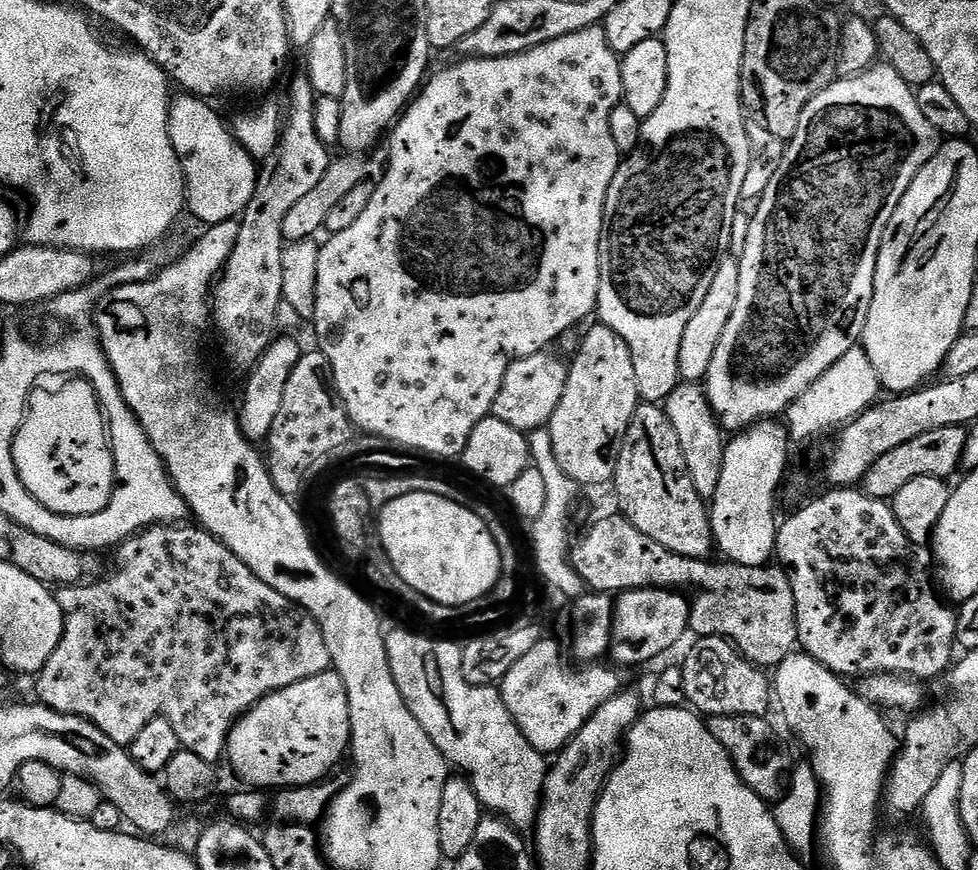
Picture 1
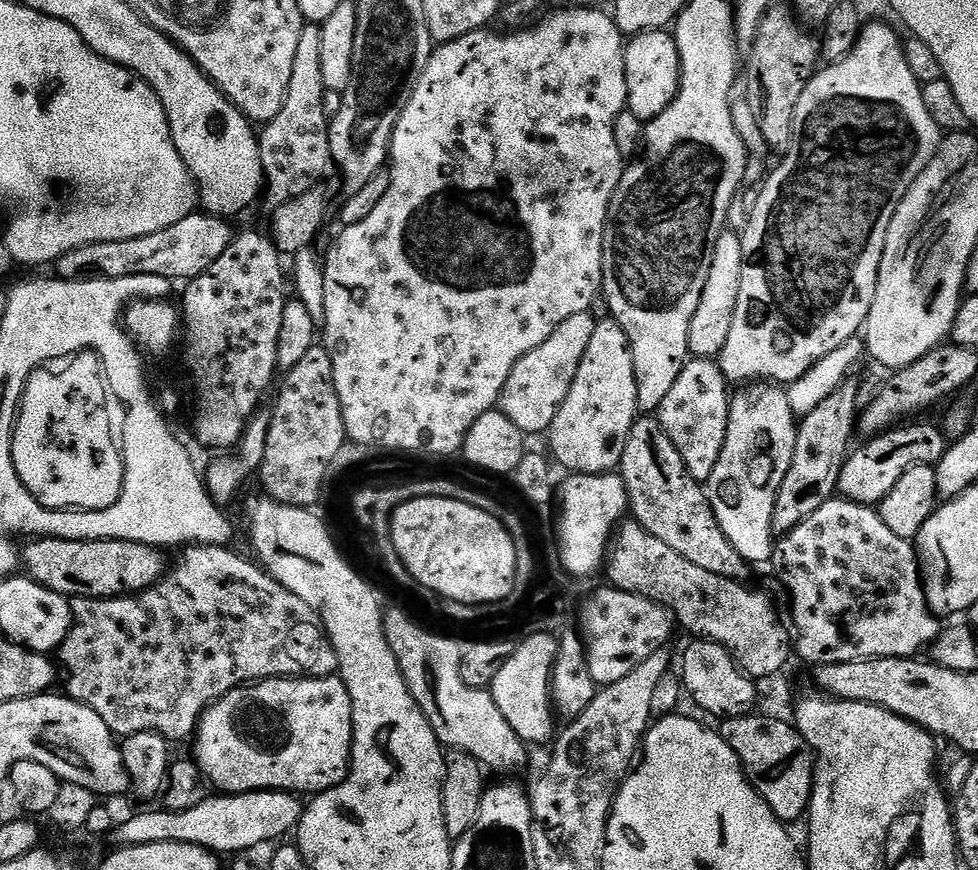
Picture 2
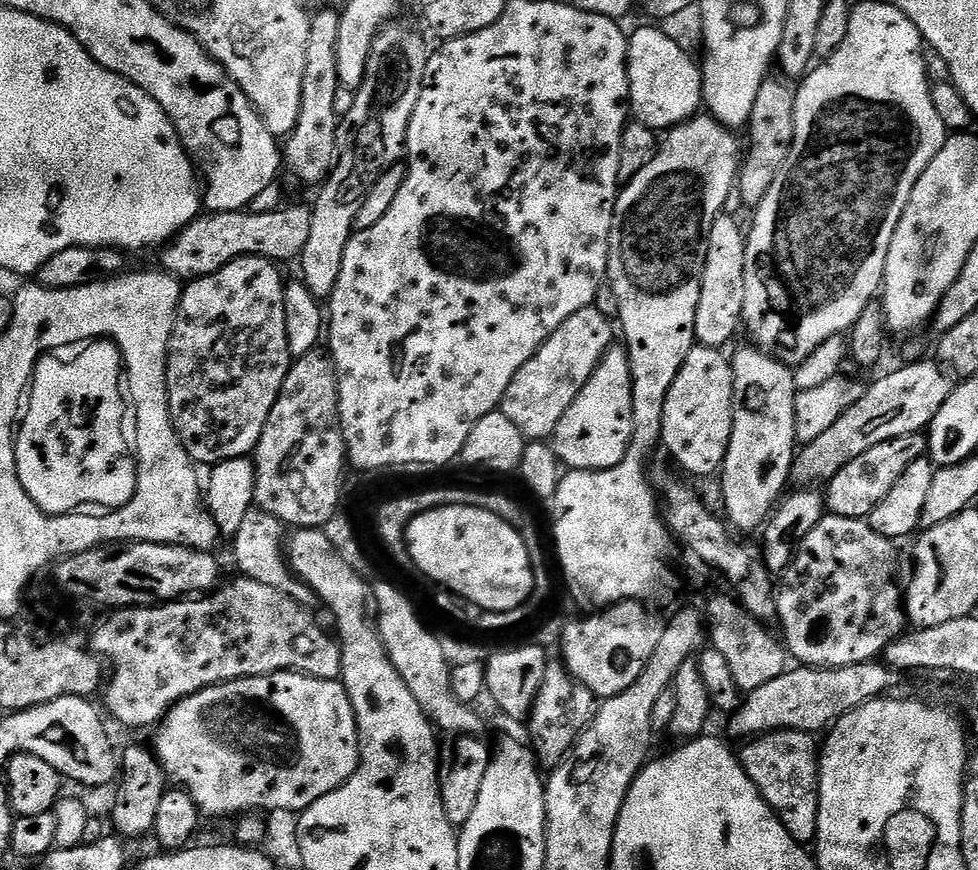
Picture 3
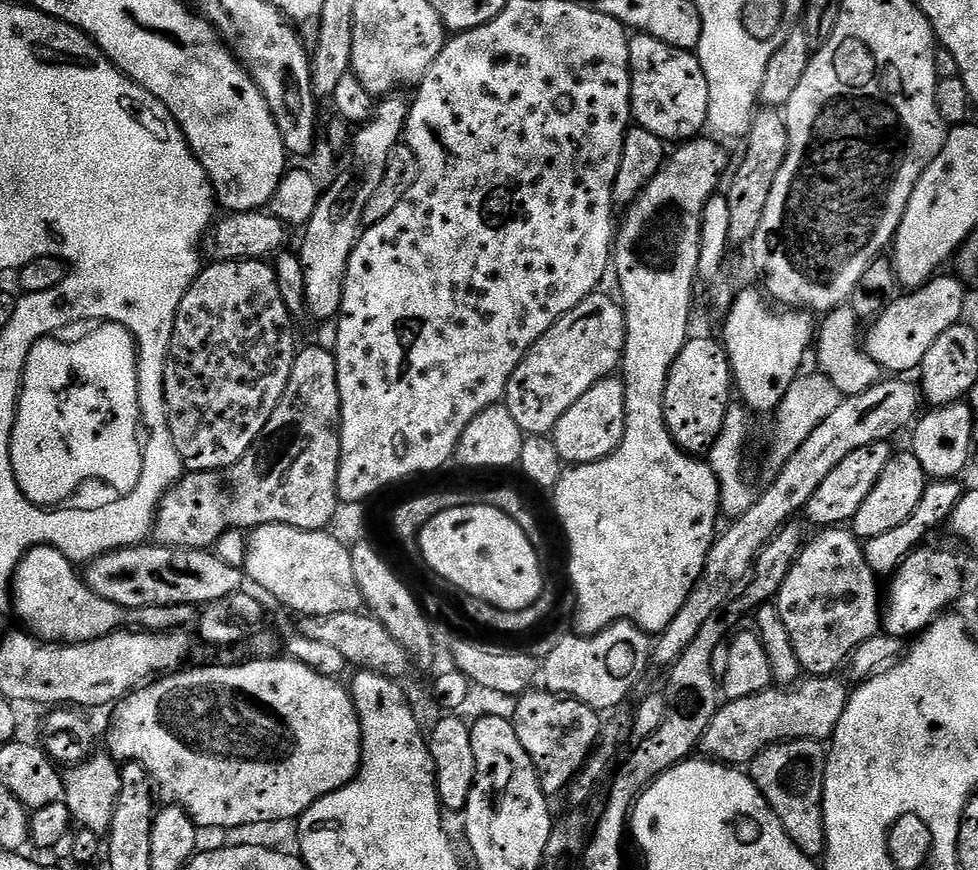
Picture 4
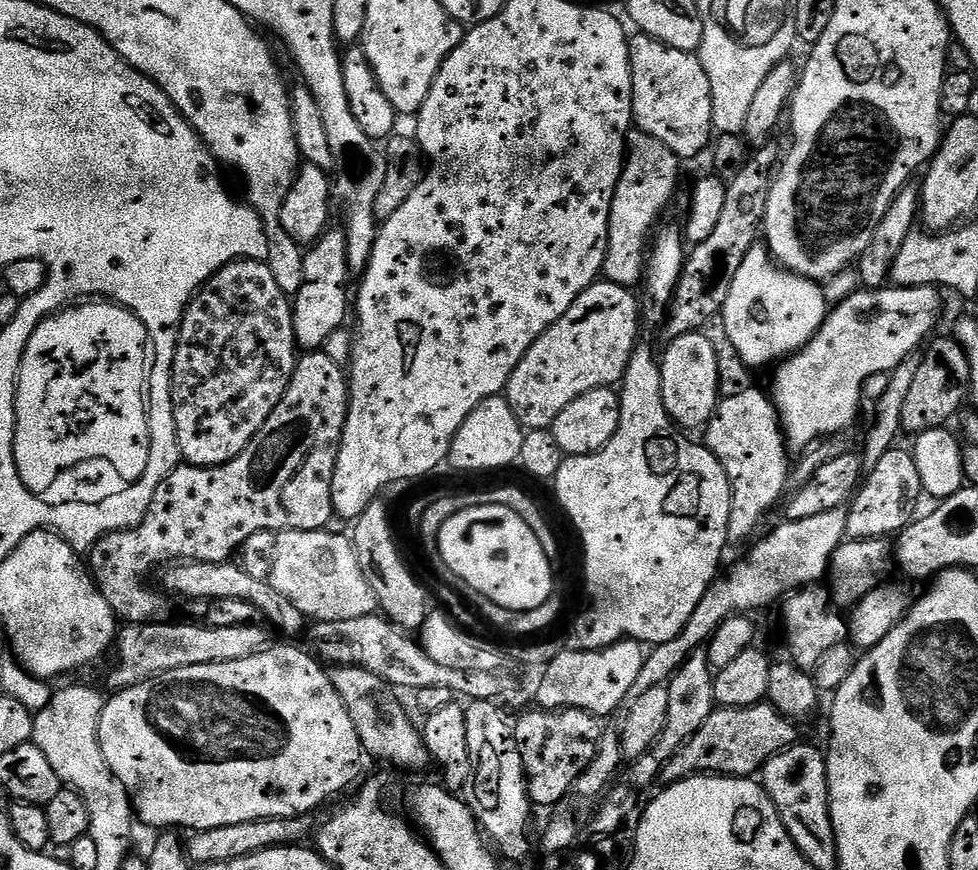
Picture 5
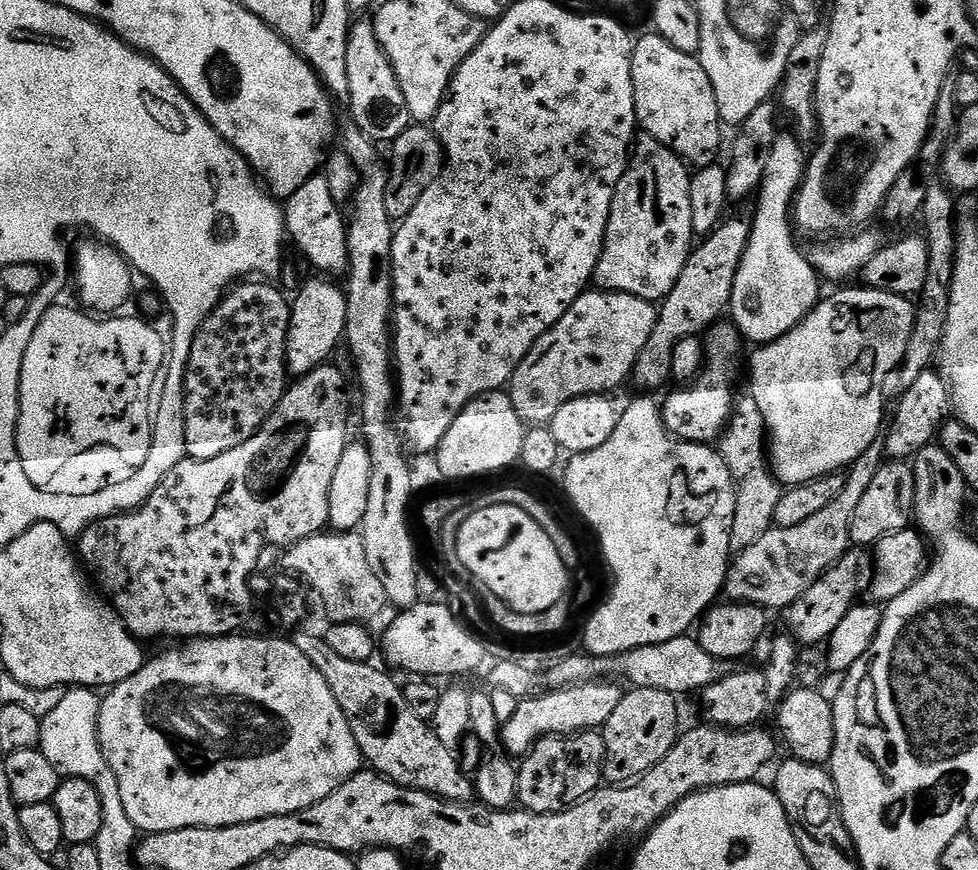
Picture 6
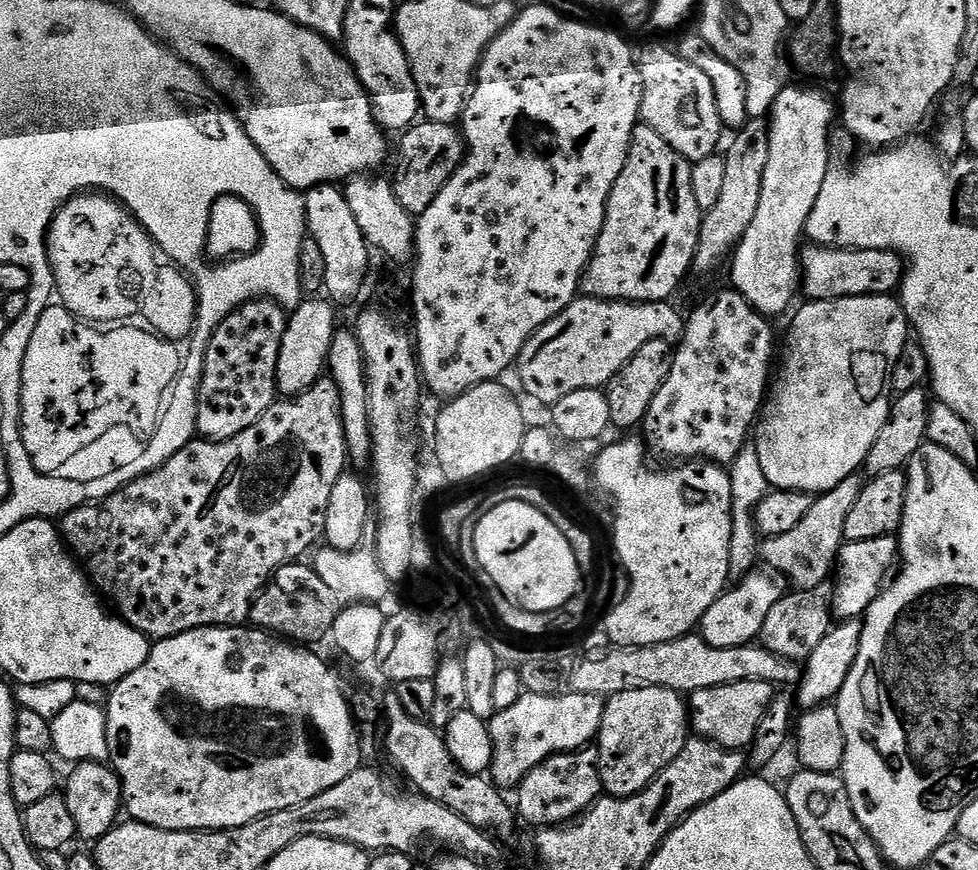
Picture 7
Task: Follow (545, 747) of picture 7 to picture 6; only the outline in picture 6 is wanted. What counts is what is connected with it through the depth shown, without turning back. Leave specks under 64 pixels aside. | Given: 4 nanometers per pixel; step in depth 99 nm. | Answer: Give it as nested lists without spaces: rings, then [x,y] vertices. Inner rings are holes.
[[[616,682],[576,684],[573,688],[563,688],[557,692],[547,692],[544,696],[519,701],[514,710],[514,718],[505,722],[500,730],[499,743],[504,744],[503,751],[509,757],[523,758],[543,736],[571,736],[574,732],[603,729],[604,723],[610,714],[614,714],[618,702],[622,702],[624,697],[625,689],[619,686]]]

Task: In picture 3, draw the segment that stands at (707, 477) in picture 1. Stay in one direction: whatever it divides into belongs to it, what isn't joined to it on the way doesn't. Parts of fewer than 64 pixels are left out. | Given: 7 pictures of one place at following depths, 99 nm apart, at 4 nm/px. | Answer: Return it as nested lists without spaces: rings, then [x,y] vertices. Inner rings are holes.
[[[697,343],[686,354],[686,362],[666,394],[660,438],[662,448],[676,459],[676,464],[692,476],[715,477],[724,467],[732,433],[732,361],[720,348]]]

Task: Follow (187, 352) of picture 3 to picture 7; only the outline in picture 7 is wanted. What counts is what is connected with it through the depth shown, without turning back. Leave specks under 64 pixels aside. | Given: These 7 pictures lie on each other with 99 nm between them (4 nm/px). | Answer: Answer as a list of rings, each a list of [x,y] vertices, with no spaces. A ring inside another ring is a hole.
[[[257,298],[233,310],[214,330],[204,355],[204,369],[200,379],[200,393],[196,403],[196,430],[206,440],[229,440],[242,430],[250,430],[266,410],[278,399],[276,371],[278,350],[282,346],[282,334],[288,325],[289,313],[271,300]]]

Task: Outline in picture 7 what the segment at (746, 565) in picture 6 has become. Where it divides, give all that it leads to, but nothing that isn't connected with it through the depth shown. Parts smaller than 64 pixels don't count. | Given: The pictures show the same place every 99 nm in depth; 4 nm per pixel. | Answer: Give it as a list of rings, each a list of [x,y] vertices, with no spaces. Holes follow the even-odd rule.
[[[859,475],[851,476],[842,481],[834,490],[821,492],[813,499],[810,511],[794,530],[786,534],[769,536],[762,544],[762,560],[769,564],[777,577],[792,583],[793,589],[805,592],[817,588],[833,575],[840,559],[840,549],[844,547],[844,531],[846,518],[850,510],[854,510],[854,502],[858,502],[858,494],[863,490],[865,481]]]

